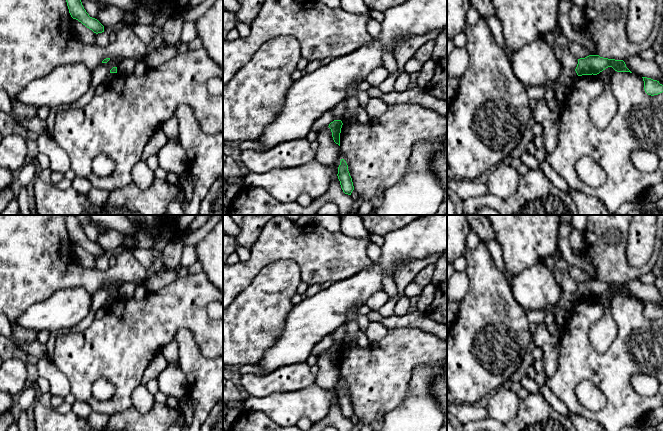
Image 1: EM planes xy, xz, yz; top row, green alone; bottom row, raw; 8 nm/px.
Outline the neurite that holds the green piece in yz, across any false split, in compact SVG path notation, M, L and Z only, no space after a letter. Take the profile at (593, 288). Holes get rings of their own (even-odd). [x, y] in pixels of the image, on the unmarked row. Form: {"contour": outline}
{"contour": "M589 279L578 283L575 293L578 300L597 299L608 291L612 291L617 296L630 296L623 284L615 284L600 281L599 279Z"}

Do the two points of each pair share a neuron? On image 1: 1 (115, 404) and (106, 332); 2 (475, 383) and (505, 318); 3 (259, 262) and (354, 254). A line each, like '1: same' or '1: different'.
1: same
2: same
3: same

